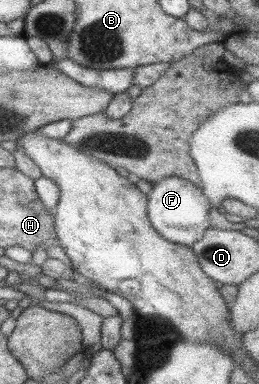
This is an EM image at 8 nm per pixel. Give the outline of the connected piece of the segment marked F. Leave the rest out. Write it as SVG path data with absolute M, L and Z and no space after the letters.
M164 177L161 181L151 183L151 191L147 198L146 212L151 227L155 232L173 244L191 248L203 237L209 227L210 201L196 185L180 177Z

